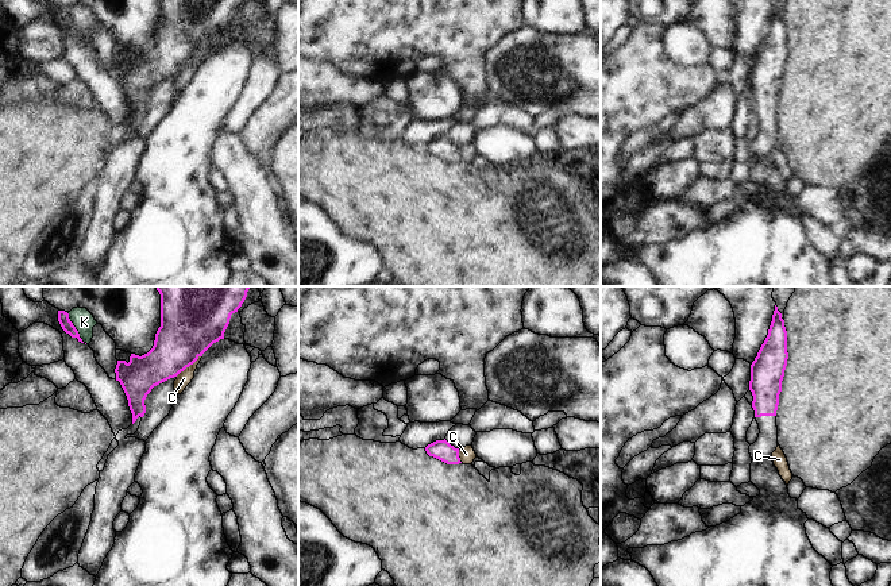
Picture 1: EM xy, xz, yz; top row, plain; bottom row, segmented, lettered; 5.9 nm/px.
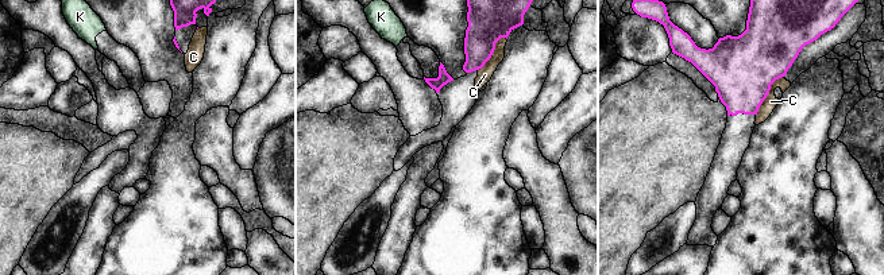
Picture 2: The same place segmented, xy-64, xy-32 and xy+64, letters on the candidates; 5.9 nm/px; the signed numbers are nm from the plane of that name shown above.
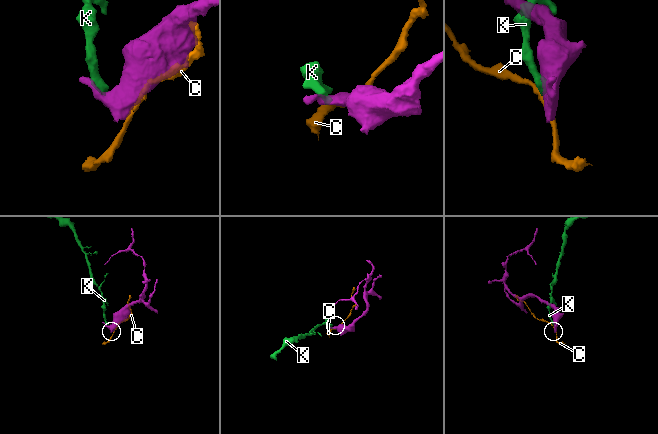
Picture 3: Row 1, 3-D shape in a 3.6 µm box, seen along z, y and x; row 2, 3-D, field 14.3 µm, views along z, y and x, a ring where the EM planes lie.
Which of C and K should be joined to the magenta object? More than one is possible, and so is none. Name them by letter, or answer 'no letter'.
no letter.

